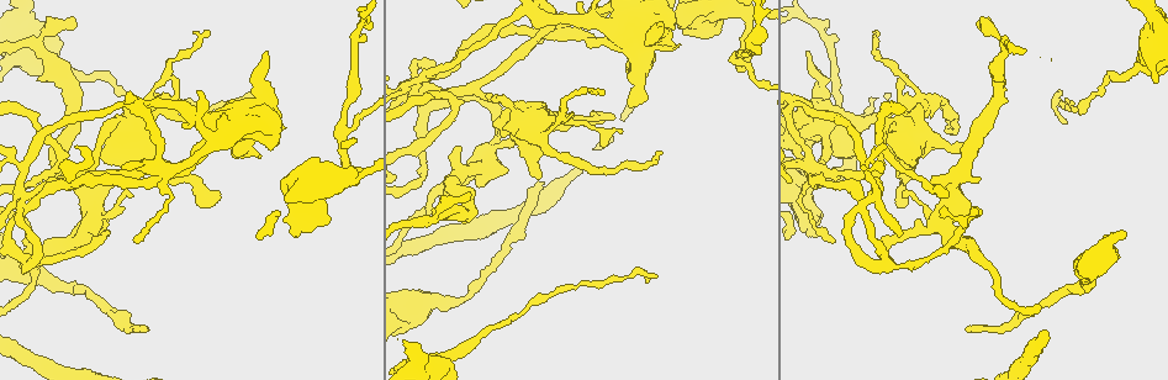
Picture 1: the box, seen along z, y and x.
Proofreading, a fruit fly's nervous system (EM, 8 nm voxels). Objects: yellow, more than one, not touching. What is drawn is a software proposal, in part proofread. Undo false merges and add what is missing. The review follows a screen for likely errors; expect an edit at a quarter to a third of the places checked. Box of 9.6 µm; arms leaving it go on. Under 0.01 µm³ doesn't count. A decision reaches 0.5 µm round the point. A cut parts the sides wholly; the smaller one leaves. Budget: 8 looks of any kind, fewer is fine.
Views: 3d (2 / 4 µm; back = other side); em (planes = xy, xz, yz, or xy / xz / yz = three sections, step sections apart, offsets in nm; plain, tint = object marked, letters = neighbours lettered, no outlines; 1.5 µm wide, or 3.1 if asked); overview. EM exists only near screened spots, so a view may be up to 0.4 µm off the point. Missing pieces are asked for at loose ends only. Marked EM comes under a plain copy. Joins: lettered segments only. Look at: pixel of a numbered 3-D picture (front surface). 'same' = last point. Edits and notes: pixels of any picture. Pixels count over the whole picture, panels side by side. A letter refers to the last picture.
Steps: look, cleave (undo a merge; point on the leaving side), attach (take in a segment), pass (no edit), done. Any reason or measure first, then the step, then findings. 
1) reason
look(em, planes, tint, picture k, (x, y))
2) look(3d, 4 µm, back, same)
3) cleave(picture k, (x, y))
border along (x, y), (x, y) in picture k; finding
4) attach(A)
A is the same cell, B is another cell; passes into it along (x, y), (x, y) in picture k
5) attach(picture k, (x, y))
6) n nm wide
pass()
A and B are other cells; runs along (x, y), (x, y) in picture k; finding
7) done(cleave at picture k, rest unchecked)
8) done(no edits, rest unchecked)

free end
look(em, xy, step 8, letters, picture 1, (75, 26))

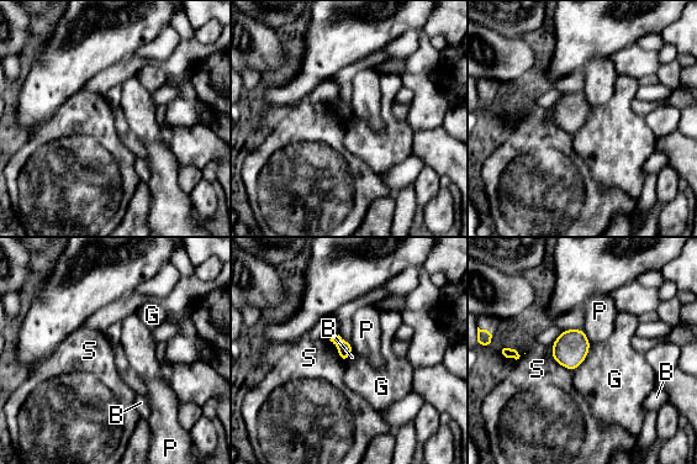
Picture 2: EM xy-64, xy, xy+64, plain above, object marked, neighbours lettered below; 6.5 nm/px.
another direction
look(em, planes, letters, same)

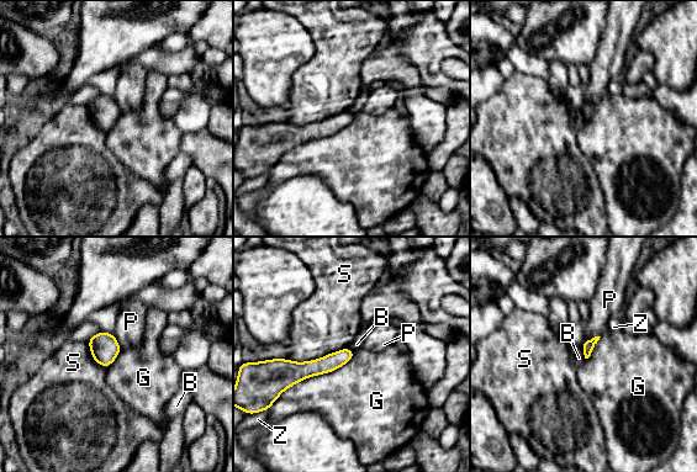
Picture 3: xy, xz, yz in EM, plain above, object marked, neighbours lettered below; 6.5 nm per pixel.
pass()
B, G, P, S and Z are other cells; border along (355, 351), (278, 398) in picture 3; no lettered segment goes on from it

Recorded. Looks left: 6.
branch stops here
look(em, planes, letters, picture 1, (460, 148))

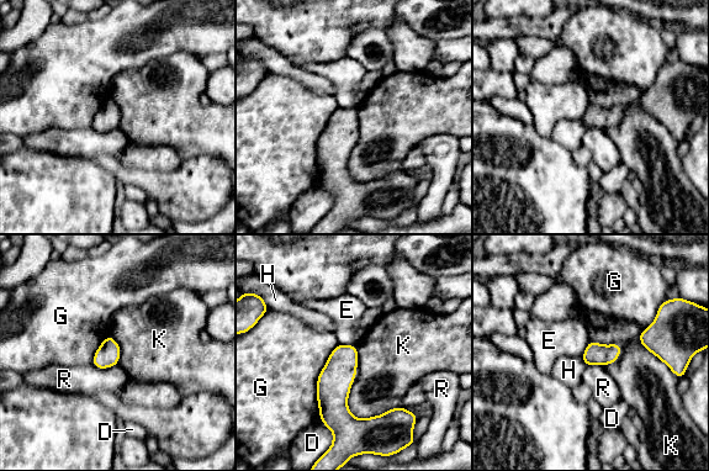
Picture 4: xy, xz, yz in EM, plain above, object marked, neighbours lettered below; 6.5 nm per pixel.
pass()
D, E, G, H, K and R are other cells; border along (356, 345), (348, 409), (400, 407) in picture 4; no lettered segment goes on from it

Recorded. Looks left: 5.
an open end
look(3d, 4 µm, picture 1, (959, 145))

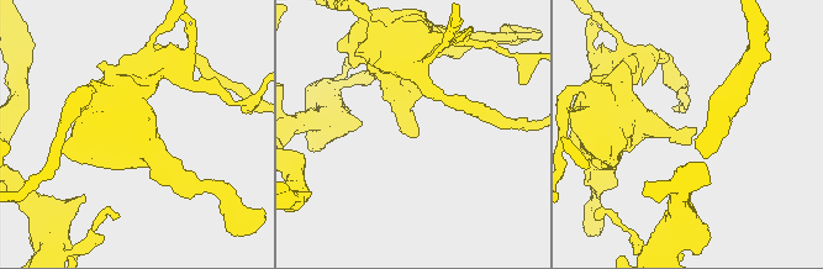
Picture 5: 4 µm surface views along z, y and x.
need the tissue
look(em, planes, letters, picture 5, (696, 128))

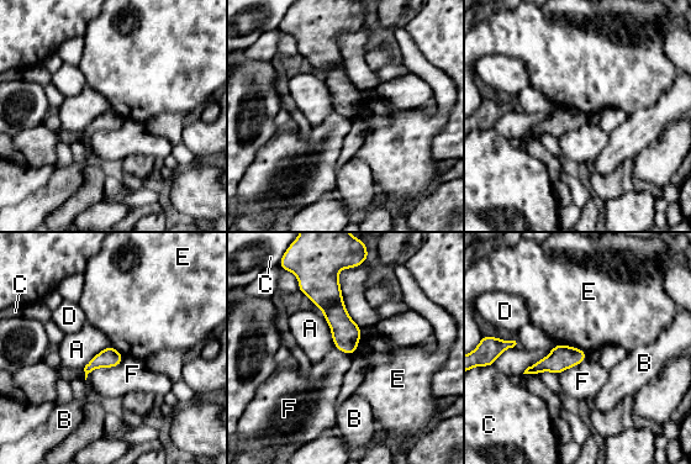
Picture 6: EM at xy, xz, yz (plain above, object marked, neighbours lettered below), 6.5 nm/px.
pass()
A, B, C, D, E and F are other cells; border along (555, 343), (574, 346), (586, 353) in picture 6; none of them fits

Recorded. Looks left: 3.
free end
look(3d, 2 µm, picture 1, (1109, 246))

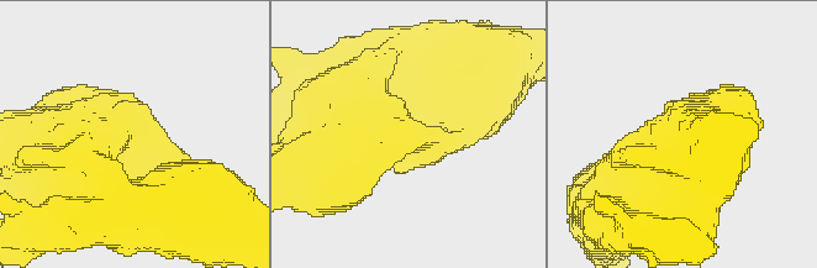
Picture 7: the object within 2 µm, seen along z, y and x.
look(em, planes, letters, picture 7, (447, 133))

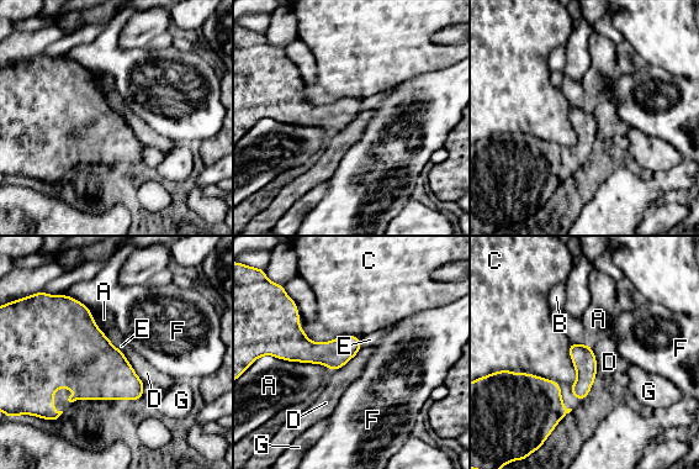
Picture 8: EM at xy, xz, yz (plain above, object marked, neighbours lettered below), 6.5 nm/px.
pass()
A, B, C, D, E, F and G are other cells; no lettered segment goes on from it

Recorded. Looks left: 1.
done(no edits, rest unchecked)

